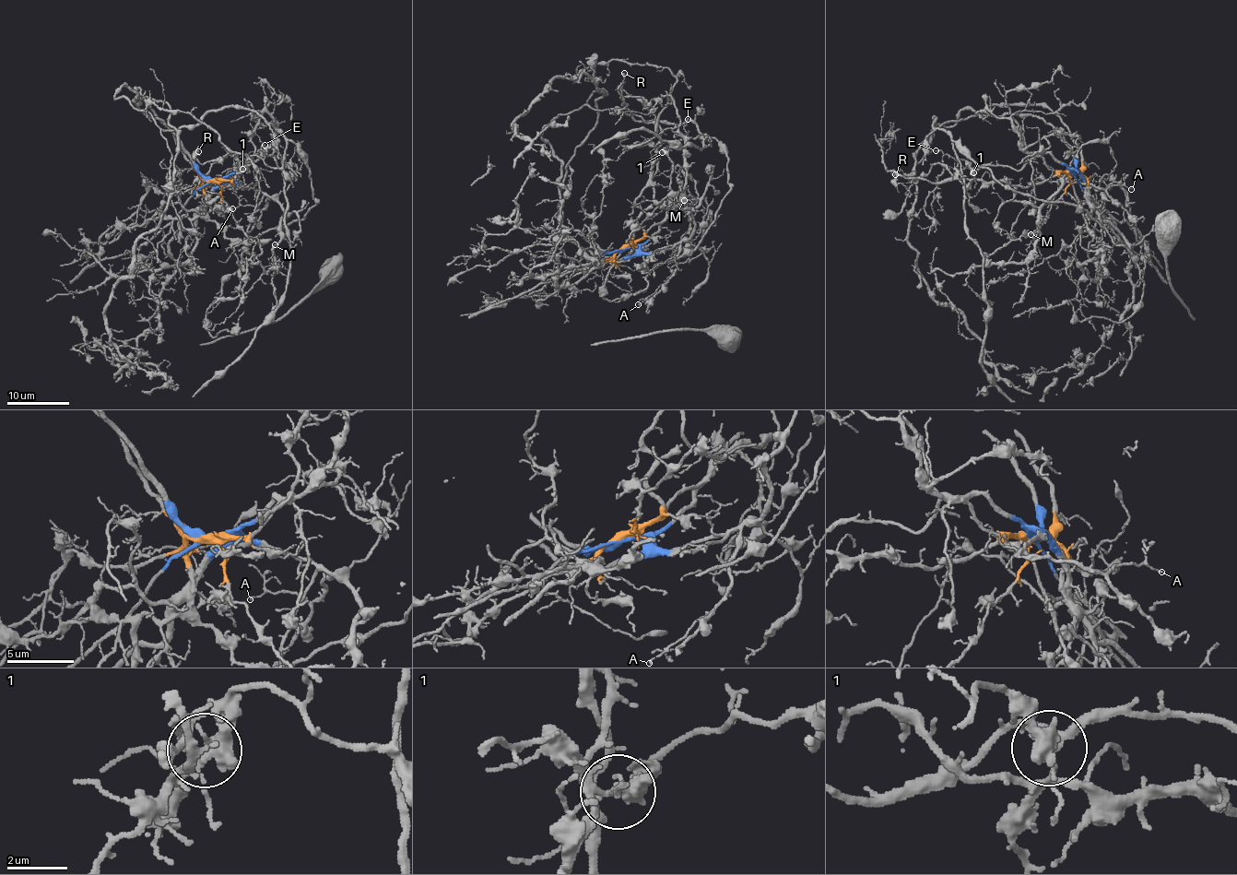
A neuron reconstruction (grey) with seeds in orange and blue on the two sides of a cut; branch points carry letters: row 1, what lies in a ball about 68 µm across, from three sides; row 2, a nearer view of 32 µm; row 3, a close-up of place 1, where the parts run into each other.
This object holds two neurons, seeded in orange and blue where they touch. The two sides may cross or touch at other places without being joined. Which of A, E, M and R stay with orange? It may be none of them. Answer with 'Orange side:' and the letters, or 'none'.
Orange side: E, R

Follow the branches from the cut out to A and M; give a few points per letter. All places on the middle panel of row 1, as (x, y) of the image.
A: (624, 247), (652, 253), (679, 245), (679, 253), (675, 259), (675, 274), (638, 305)
M: (624, 247), (652, 253), (686, 242), (694, 229), (691, 212), (683, 200)

